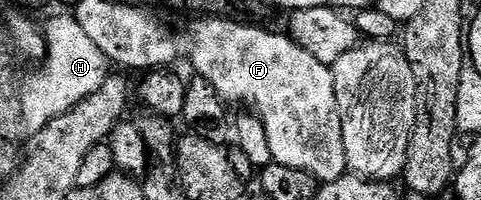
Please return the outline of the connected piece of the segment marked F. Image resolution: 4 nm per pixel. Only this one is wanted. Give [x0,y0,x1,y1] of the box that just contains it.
[190,17,347,183]

